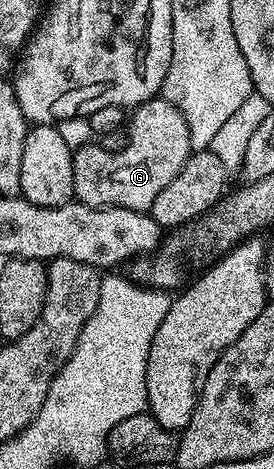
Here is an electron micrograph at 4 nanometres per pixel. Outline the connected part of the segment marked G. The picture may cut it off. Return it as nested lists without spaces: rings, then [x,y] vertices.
[[[162,97],[147,100],[144,107],[144,127],[136,123],[128,135],[128,144],[111,155],[95,145],[72,152],[75,198],[87,207],[125,207],[131,211],[151,212],[154,197],[178,177],[182,165],[193,154],[190,131],[185,118]]]

